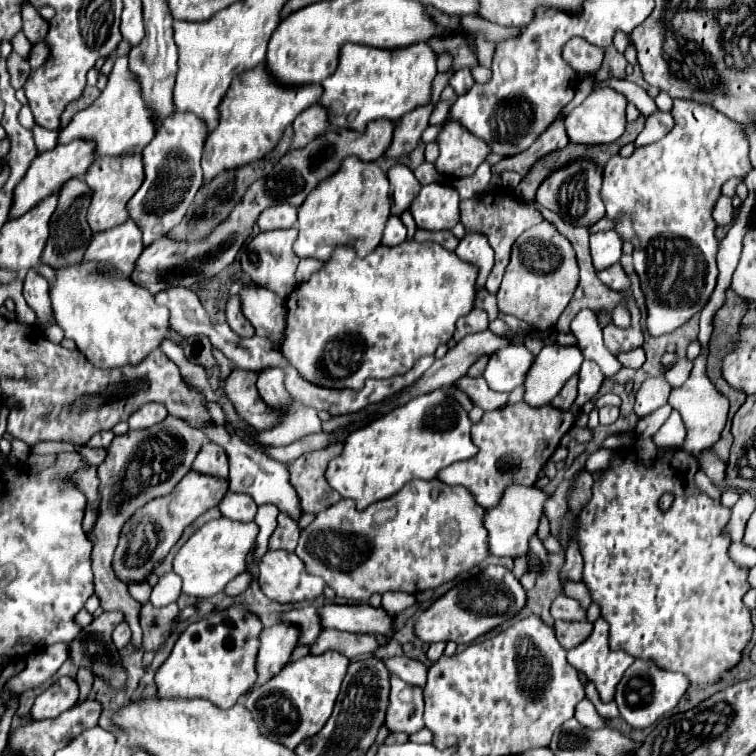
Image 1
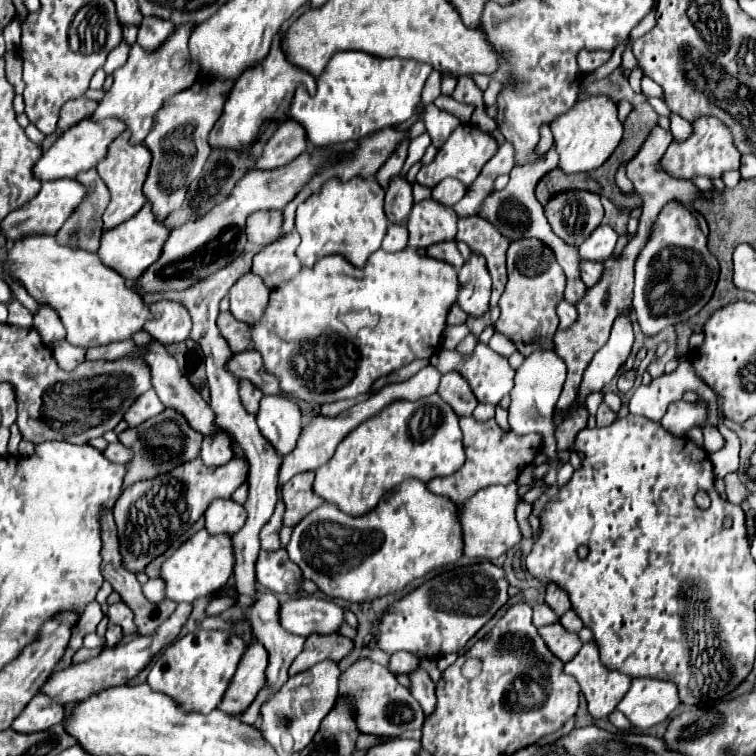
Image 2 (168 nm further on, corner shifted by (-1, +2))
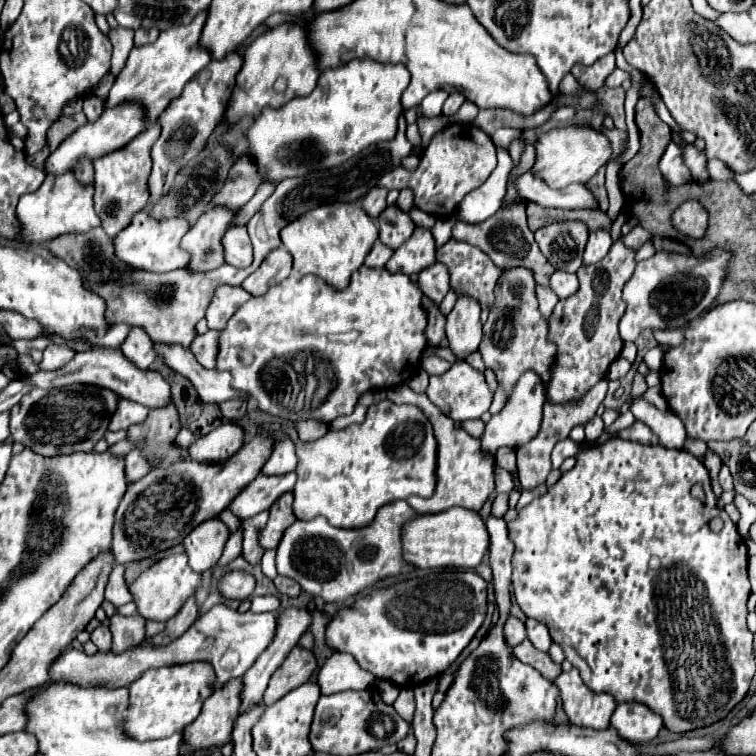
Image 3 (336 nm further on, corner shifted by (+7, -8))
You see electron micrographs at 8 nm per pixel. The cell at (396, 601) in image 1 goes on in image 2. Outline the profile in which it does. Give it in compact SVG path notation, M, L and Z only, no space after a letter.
M360 659L350 665L338 681L338 697L352 699L352 711L356 719L356 727L368 735L388 735L400 737L404 731L422 729L424 713L418 701L410 695L406 687L402 687L396 677L382 665L372 663L368 659Z

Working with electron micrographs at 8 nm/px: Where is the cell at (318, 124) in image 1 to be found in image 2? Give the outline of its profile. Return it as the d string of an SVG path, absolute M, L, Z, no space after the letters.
M284 121L266 141L262 155L256 159L252 169L284 167L290 161L294 161L298 155L302 155L306 147L308 143L304 141L304 133L300 133L300 125L292 125L292 121Z

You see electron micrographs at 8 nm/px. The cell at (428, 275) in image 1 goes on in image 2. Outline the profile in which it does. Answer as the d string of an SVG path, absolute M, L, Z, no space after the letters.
M382 249L374 251L366 265L362 269L356 269L354 265L348 265L348 261L344 261L344 257L340 255L328 255L324 259L320 259L314 267L302 267L300 273L290 279L280 283L276 289L272 289L270 293L270 301L266 305L266 311L262 315L260 321L256 321L250 329L250 347L256 349L258 353L262 353L262 361L264 361L264 369L266 373L278 377L280 381L280 391L290 397L290 399L298 399L298 401L306 401L314 407L320 407L324 403L332 403L338 399L352 399L358 397L362 393L368 393L368 389L372 387L372 383L380 377L390 375L392 371L398 371L400 367L412 363L414 359L430 359L432 353L438 351L438 343L442 339L442 331L446 327L446 315L452 307L452 303L456 303L456 291L460 291L460 283L458 283L458 275L452 269L452 265L444 263L444 261L436 261L432 257L422 257L416 251L398 251L398 253L384 253Z

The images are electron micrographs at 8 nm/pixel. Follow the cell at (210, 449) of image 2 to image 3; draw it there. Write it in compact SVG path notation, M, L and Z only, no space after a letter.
M220 425L188 447L188 459L198 463L222 463L242 447L242 437L244 431L238 425Z

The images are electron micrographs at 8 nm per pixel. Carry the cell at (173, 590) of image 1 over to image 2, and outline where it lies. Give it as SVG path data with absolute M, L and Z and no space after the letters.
M150 579L144 587L144 597L148 597L150 601L162 601L164 599L164 581L162 579Z

